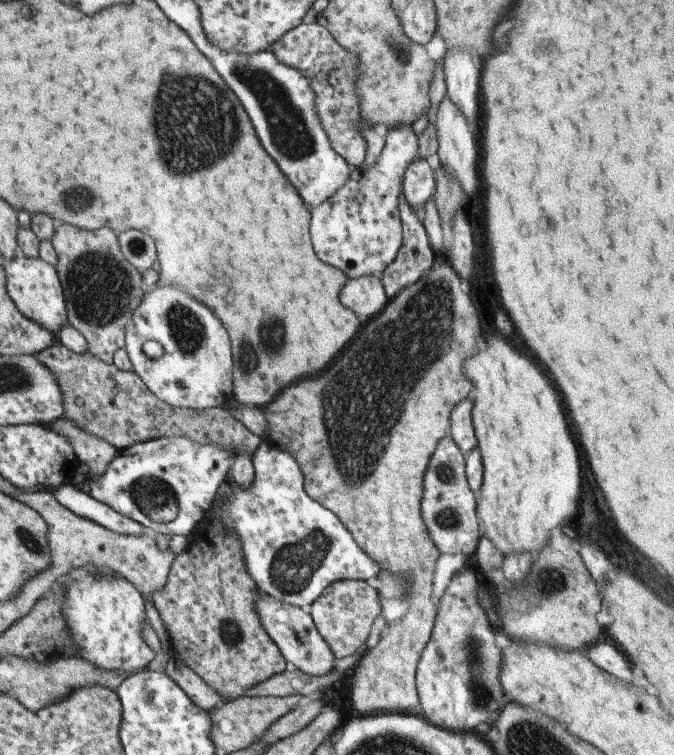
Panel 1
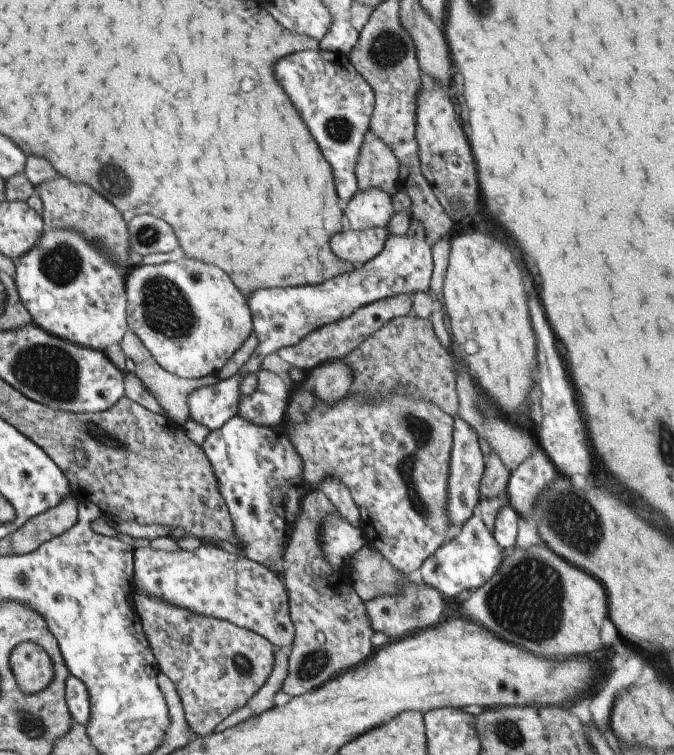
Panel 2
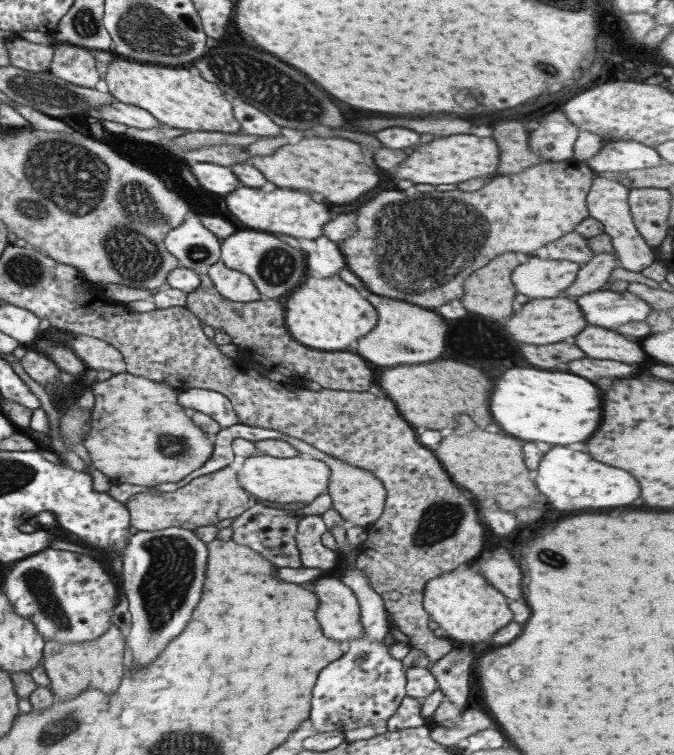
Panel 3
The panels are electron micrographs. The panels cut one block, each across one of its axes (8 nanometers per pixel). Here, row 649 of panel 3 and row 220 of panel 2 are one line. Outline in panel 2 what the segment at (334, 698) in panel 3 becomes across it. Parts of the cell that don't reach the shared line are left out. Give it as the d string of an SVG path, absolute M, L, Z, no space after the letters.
M364 189L357 192L343 208L342 214L347 217L347 222L353 231L364 230L372 227L385 227L393 213L390 197L378 189Z

